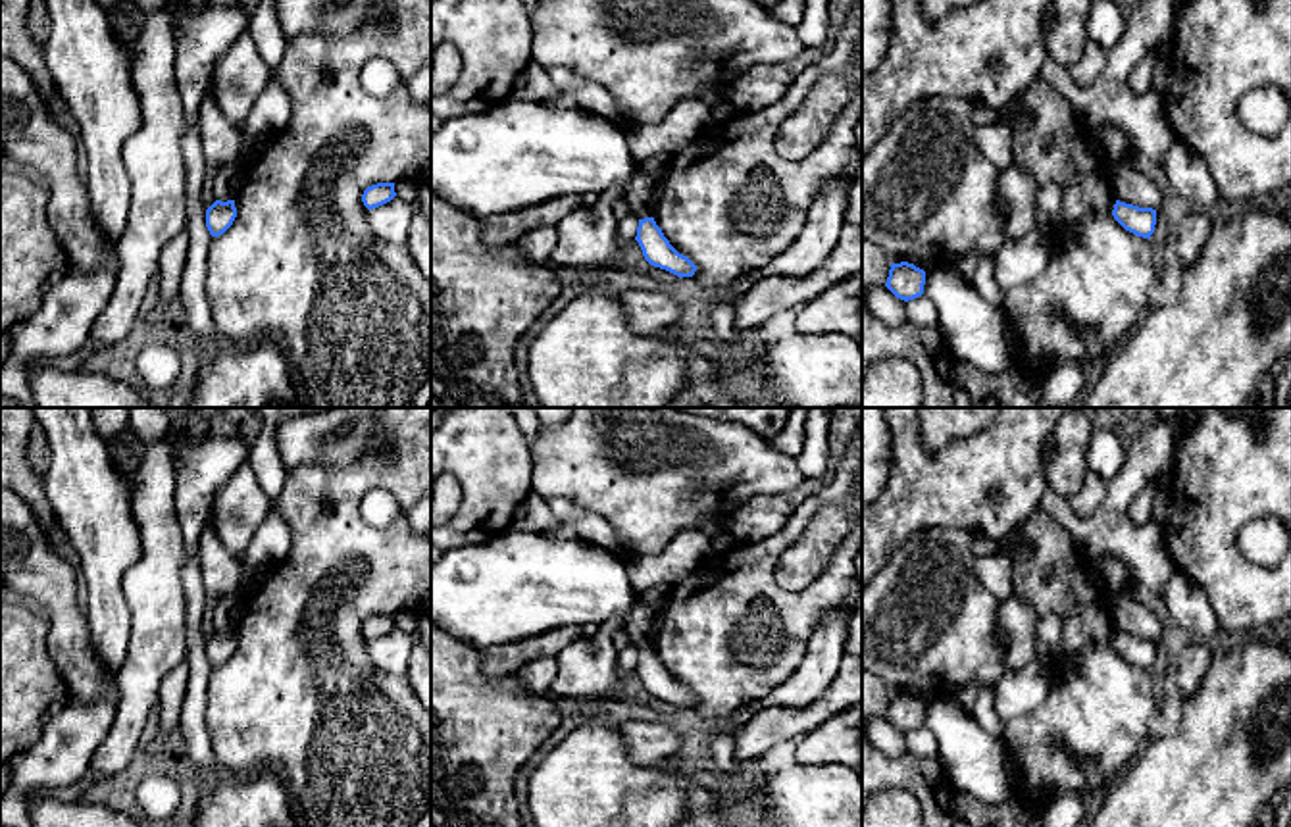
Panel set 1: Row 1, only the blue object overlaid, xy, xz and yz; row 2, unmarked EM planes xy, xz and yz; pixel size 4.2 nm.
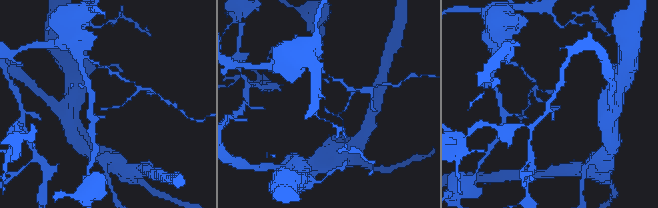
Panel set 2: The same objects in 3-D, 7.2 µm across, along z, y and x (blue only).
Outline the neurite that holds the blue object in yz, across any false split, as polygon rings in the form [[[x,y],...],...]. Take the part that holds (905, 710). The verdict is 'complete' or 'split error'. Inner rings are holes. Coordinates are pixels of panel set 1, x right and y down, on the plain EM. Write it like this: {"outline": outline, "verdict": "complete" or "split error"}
{"outline": [[[891,694],[885,717],[900,731],[908,733],[924,725],[925,702],[914,694]]], "verdict": "complete"}

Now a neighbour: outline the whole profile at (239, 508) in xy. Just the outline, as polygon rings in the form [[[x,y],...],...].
[[[246,462],[215,492],[210,521],[225,550],[240,560],[267,514],[269,498]]]

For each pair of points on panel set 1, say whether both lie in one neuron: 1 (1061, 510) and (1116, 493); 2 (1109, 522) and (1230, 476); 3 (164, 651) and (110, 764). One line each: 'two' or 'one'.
1: one
2: two
3: one

